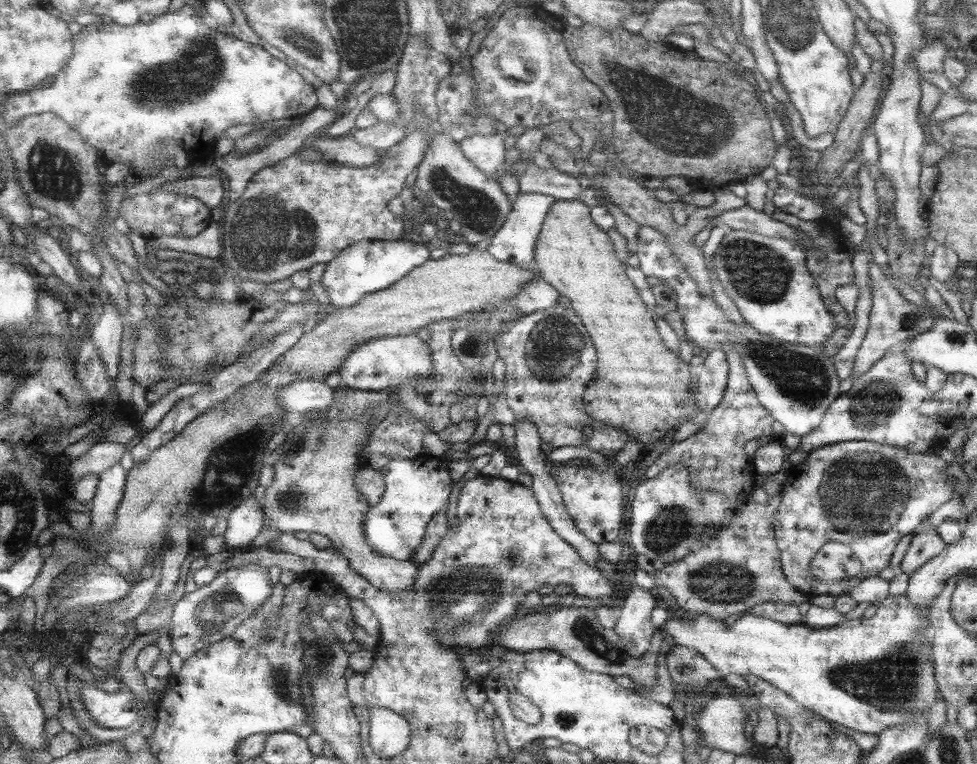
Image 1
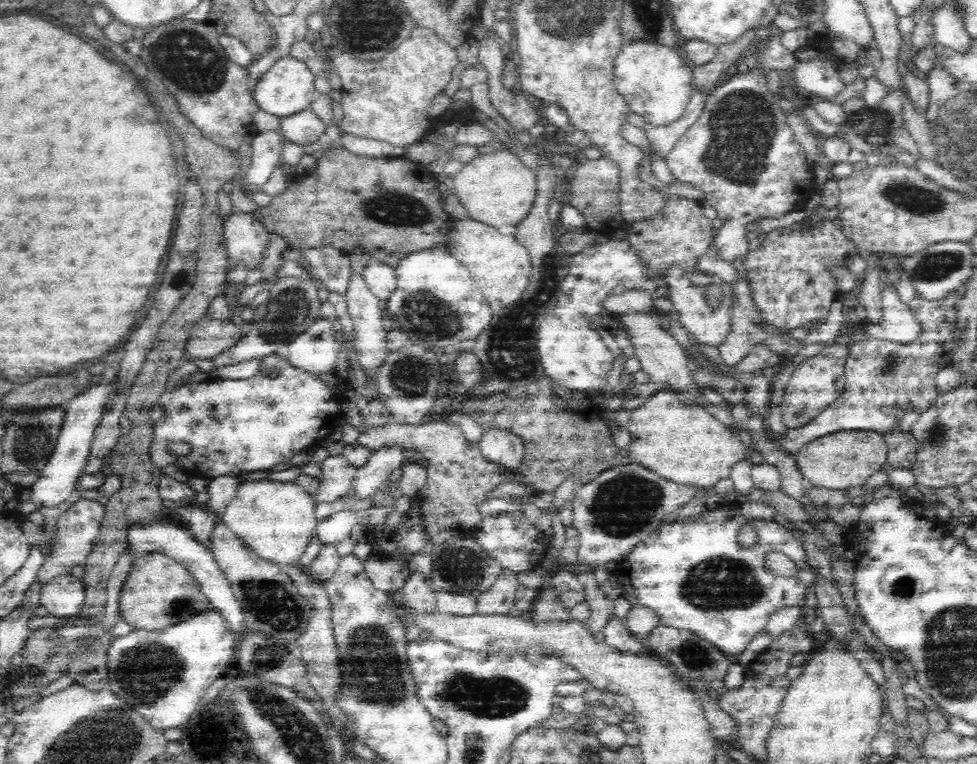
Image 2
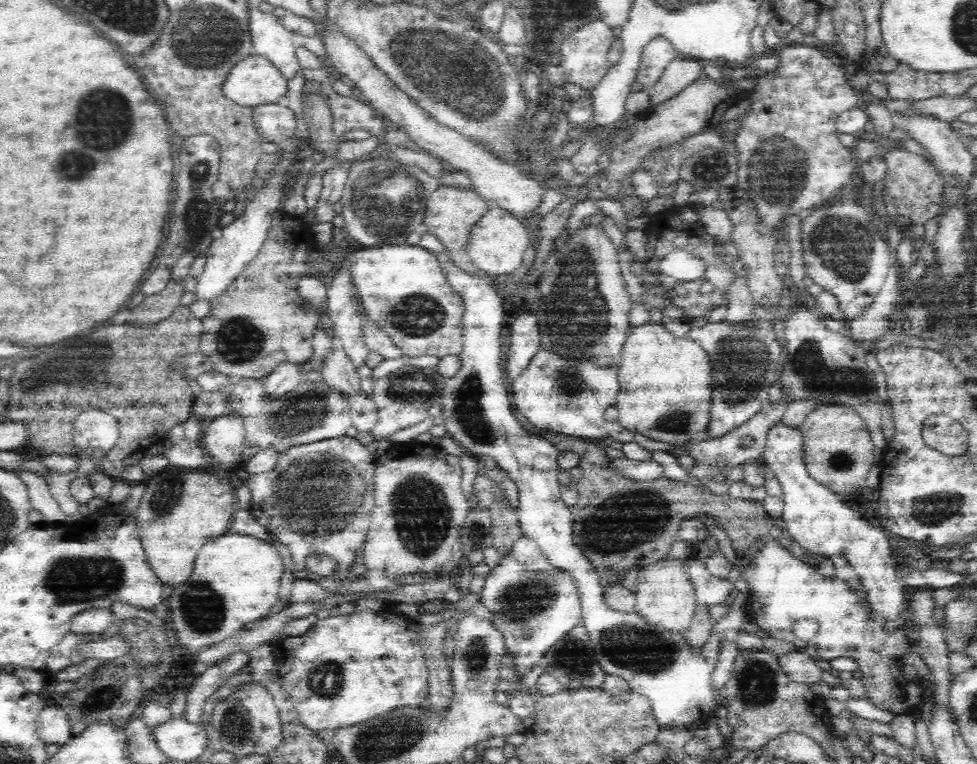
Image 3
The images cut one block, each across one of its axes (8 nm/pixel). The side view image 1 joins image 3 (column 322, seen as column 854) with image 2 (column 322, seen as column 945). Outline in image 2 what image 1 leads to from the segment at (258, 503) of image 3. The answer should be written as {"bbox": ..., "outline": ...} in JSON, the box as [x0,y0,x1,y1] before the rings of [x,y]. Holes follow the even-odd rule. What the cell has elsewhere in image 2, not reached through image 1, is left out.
{"bbox":[314,455,357,504],"outline":[[[329,455],[319,464],[319,486],[314,493],[315,504],[334,502],[353,488],[357,468],[342,455]]]}

